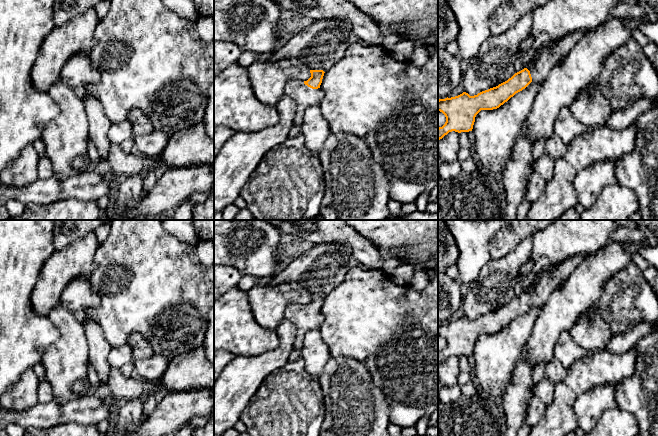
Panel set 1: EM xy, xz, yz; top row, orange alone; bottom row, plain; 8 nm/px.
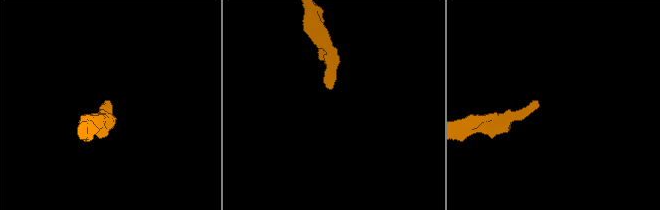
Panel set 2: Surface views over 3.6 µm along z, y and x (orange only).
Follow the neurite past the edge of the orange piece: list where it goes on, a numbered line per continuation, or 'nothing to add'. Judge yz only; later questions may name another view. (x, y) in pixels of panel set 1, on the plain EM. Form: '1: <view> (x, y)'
1: yz (540, 294)

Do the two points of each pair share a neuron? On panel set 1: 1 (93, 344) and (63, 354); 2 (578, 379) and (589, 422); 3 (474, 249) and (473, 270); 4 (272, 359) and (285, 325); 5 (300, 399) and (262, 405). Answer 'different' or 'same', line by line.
1: different
2: different
3: same
4: same
5: same

